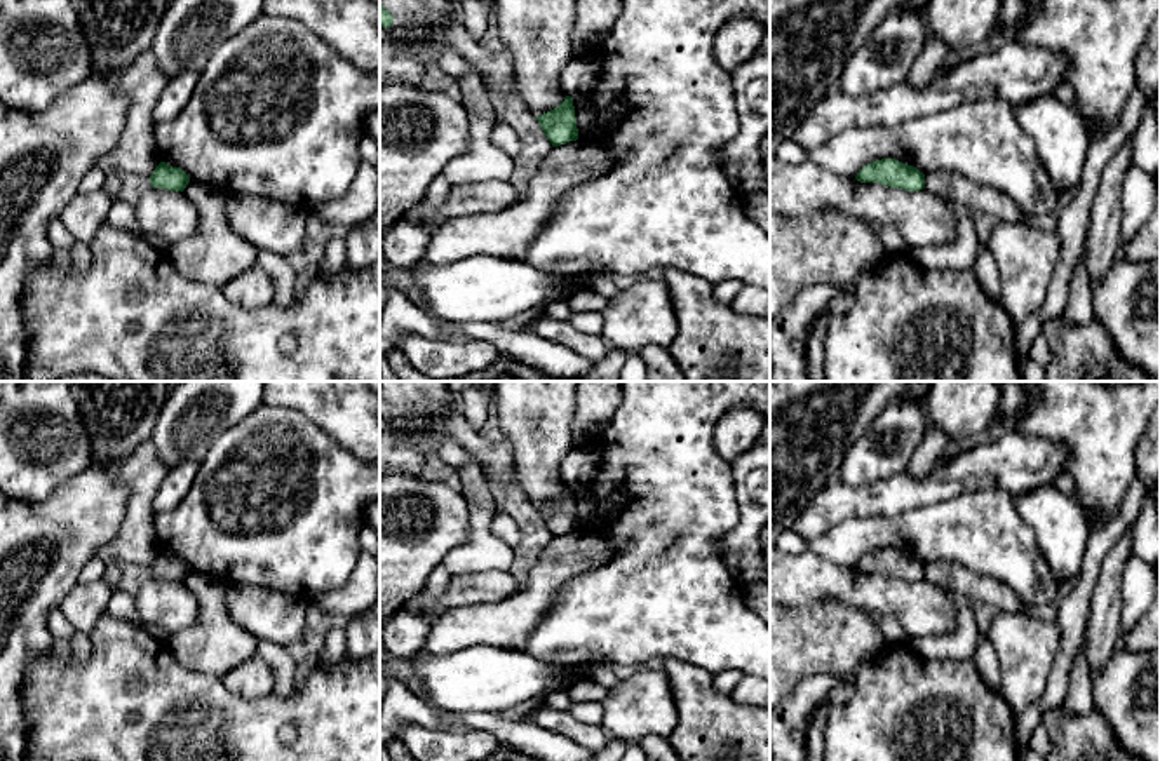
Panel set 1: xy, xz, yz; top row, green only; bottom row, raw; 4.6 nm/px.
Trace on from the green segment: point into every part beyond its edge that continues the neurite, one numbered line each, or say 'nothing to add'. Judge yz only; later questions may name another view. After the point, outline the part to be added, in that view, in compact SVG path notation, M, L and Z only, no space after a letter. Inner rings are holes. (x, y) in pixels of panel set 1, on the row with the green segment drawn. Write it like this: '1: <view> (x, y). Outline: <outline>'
nothing to add

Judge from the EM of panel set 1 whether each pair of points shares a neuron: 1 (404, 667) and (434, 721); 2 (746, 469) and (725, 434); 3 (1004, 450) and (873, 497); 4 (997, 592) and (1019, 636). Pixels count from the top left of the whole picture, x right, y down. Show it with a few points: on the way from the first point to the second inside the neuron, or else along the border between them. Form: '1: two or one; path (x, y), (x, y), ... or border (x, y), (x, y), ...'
1: two; border (397, 678), (434, 711), (446, 714)
2: two; border (751, 444), (730, 464)
3: one; path (971, 471), (951, 476), (923, 491), (906, 491)
4: two; border (997, 610), (1030, 613)

